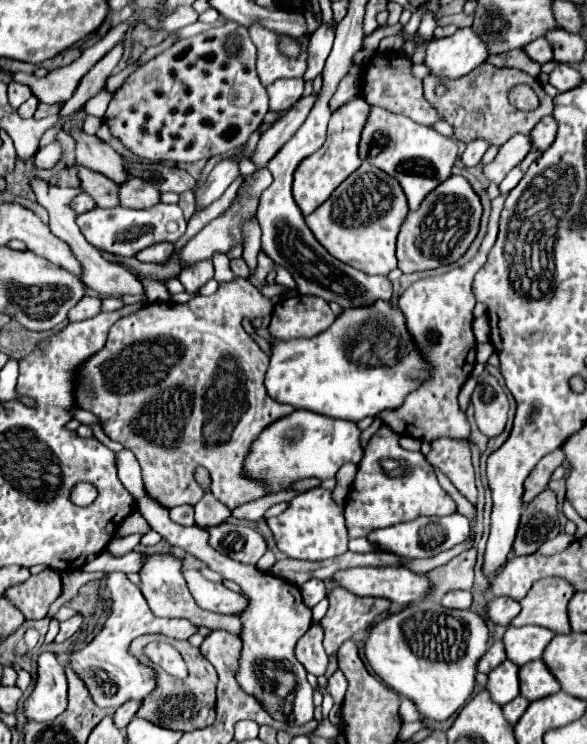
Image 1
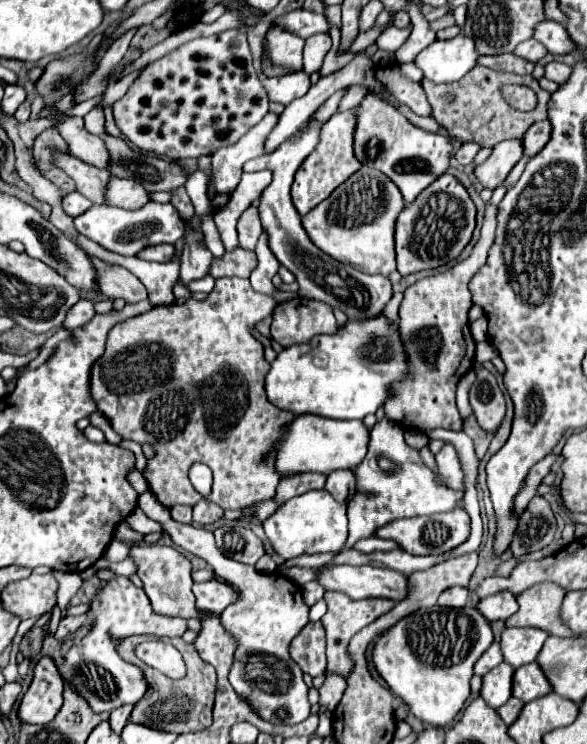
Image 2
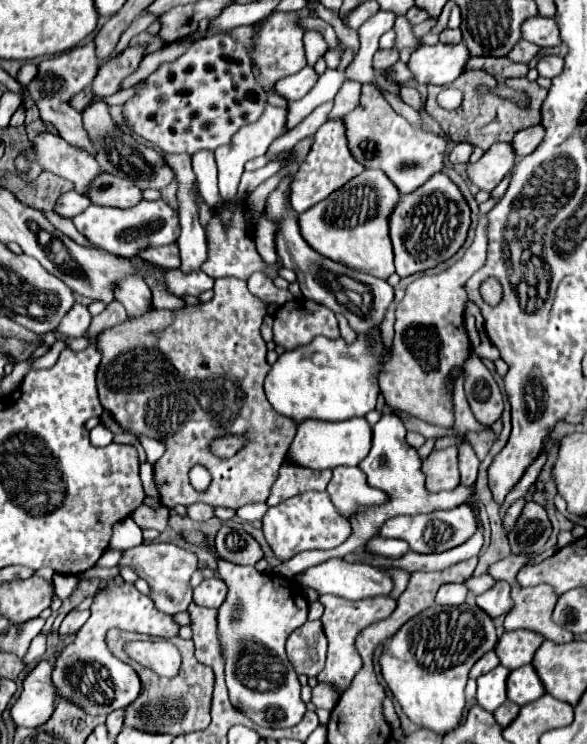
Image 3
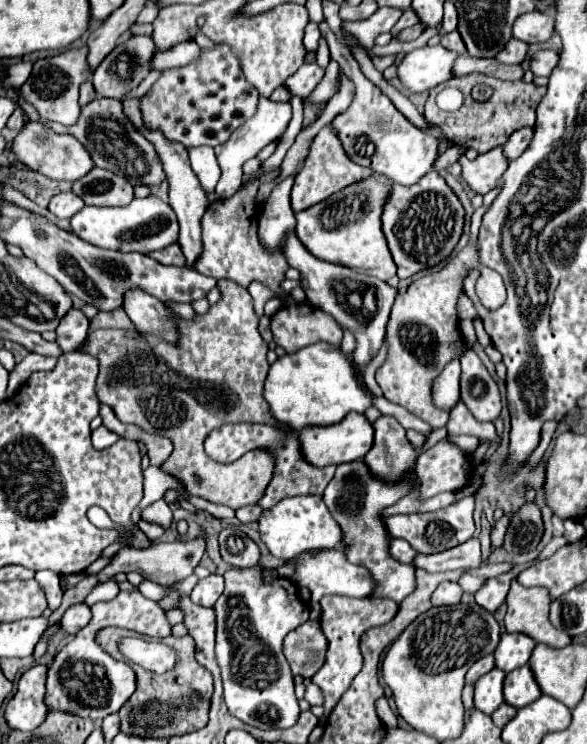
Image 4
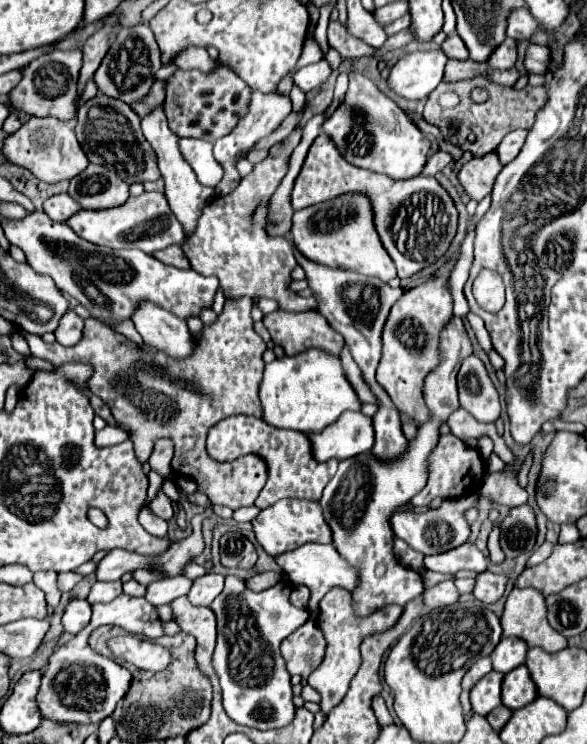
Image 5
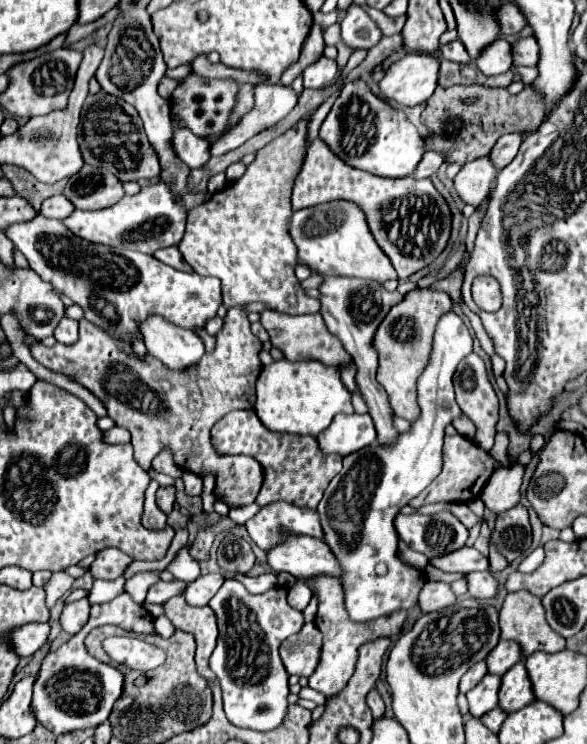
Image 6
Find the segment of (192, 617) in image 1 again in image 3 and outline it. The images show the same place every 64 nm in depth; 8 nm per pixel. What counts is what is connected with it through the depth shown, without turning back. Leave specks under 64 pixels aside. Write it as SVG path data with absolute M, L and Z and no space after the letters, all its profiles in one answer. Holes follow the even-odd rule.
M144 542L140 546L124 550L118 566L132 568L140 578L144 578L150 584L152 588L150 598L154 600L156 608L162 610L164 614L172 616L176 612L182 612L192 602L192 588L188 580L198 570L198 556L182 546L162 544L162 542Z

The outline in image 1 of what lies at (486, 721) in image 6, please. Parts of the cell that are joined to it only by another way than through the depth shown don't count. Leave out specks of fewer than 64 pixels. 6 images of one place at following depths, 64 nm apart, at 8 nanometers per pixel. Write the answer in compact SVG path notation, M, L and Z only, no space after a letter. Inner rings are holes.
M522 696L514 698L512 702L508 702L506 706L502 706L502 712L504 712L504 718L510 722L510 724L516 724L518 718L524 714L524 710L528 708L528 700L524 700Z

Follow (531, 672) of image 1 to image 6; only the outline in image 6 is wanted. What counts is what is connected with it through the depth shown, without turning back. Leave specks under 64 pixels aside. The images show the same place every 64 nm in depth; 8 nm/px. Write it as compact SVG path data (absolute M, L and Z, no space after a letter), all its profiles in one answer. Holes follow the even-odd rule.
M522 660L518 664L514 664L502 676L498 698L500 698L500 708L506 714L516 712L516 710L520 710L520 708L524 708L524 706L534 702L532 684L530 684L530 678L526 676L526 668L524 668Z

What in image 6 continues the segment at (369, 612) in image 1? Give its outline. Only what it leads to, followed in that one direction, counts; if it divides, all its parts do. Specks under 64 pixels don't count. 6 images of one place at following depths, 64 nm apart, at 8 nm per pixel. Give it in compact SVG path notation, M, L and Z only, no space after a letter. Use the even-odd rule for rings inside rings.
M326 574L326 576L314 576L304 580L306 586L312 590L312 594L318 598L318 614L316 614L316 626L322 632L322 656L318 662L318 668L314 674L308 678L308 686L326 694L326 698L338 694L354 674L354 666L358 660L358 649L362 644L382 638L382 636L396 636L406 628L408 622L408 612L394 612L392 616L382 616L380 620L370 620L370 622L352 622L346 614L344 600L342 600L342 588L340 582Z

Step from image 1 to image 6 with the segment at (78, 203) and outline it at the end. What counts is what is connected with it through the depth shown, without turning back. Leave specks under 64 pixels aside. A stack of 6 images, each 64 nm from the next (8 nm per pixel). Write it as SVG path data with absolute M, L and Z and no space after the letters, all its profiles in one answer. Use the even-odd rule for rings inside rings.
M50 196L42 202L40 214L46 218L56 218L56 220L64 220L66 216L70 216L74 212L72 202L68 202L66 196Z

